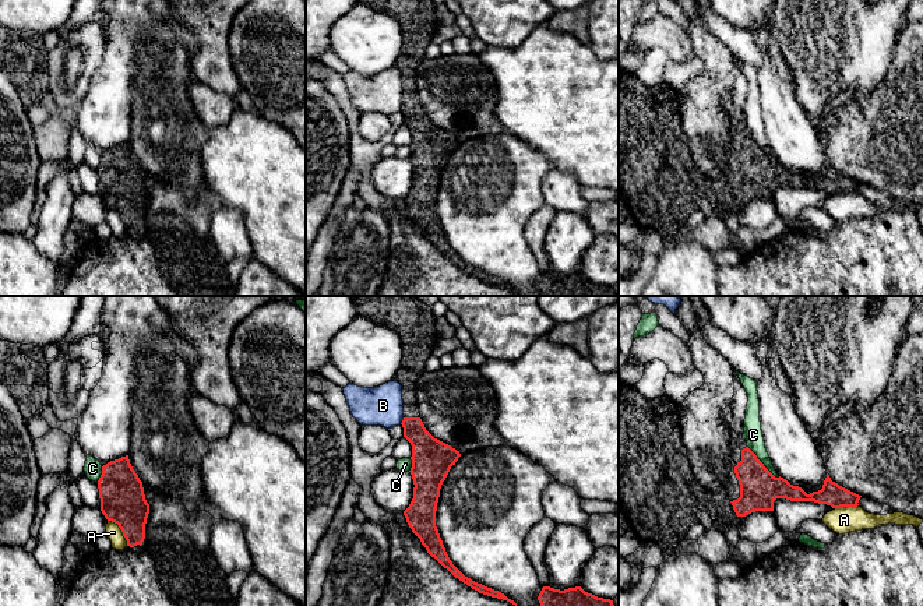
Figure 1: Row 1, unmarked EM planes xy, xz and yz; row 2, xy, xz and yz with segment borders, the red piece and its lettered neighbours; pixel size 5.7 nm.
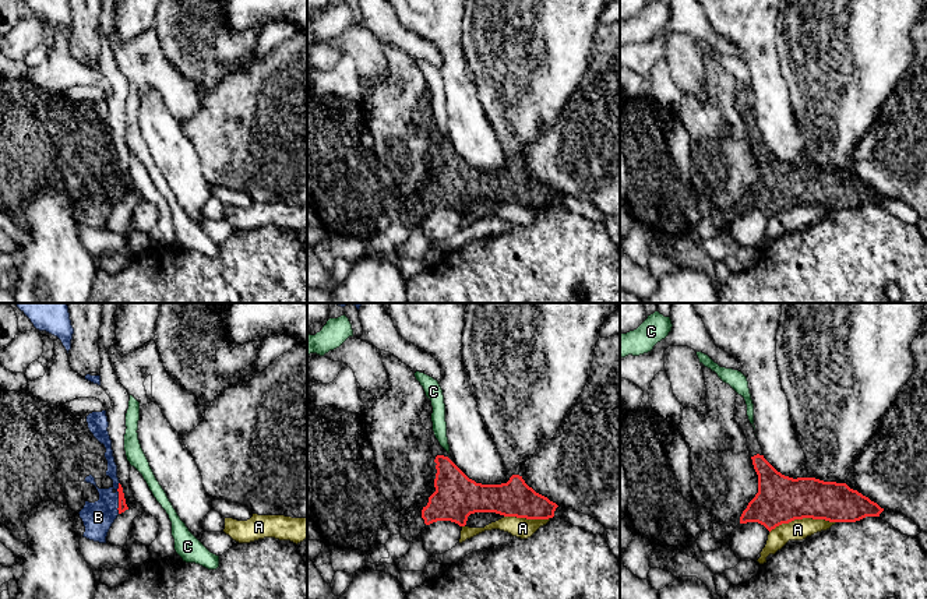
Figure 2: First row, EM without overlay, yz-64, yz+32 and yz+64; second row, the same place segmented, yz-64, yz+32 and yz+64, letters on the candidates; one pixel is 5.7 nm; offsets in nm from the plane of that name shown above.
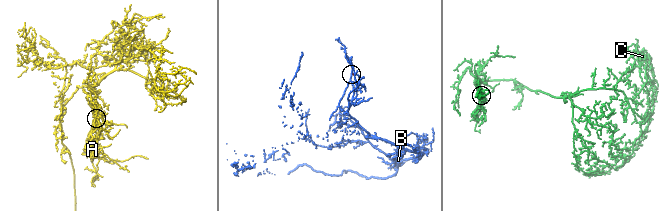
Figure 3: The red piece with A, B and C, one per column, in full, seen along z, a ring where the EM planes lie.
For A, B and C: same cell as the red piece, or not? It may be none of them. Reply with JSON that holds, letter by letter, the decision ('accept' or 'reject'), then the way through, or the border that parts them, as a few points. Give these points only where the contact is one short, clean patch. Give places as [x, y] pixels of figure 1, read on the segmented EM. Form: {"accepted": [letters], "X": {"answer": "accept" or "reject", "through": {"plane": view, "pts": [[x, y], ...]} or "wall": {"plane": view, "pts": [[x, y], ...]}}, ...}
{"accepted": [], "A": {"answer": "reject"}, "B": {"answer": "reject"}, "C": {"answer": "reject", "wall": {"plane": "yz", "pts": [[747, 446], [775, 476], [779, 476]]}}}

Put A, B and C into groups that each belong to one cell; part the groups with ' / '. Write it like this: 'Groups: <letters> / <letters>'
Groups: A / B / C

